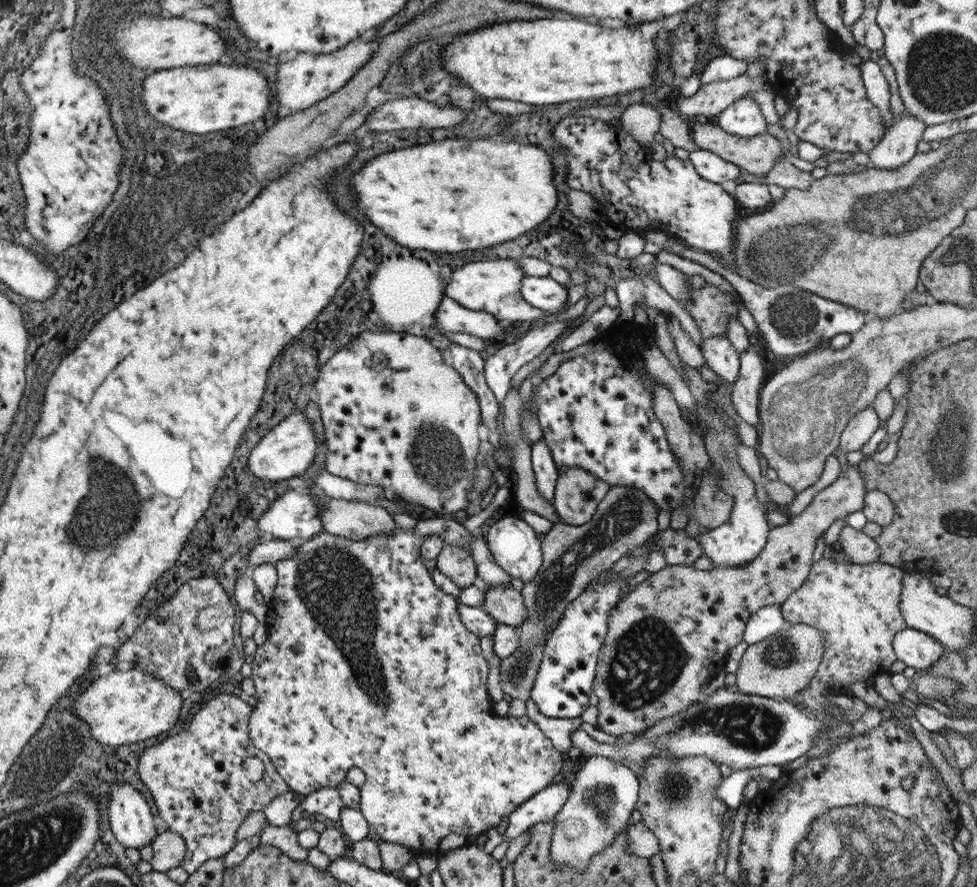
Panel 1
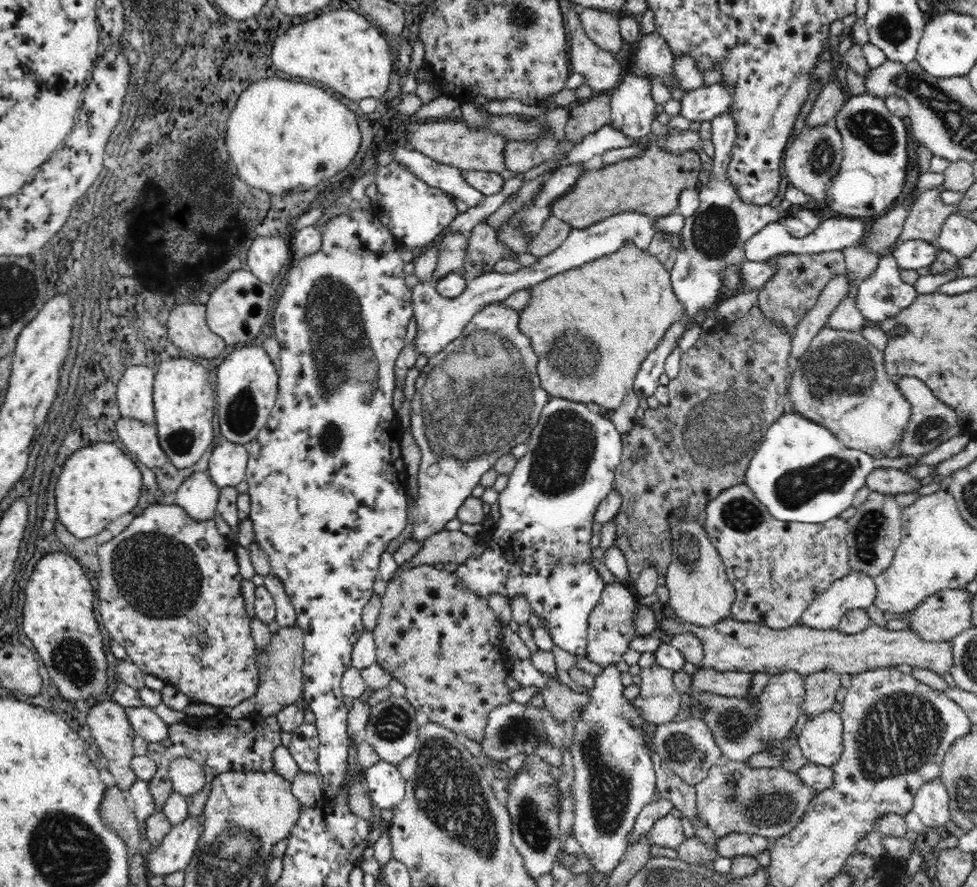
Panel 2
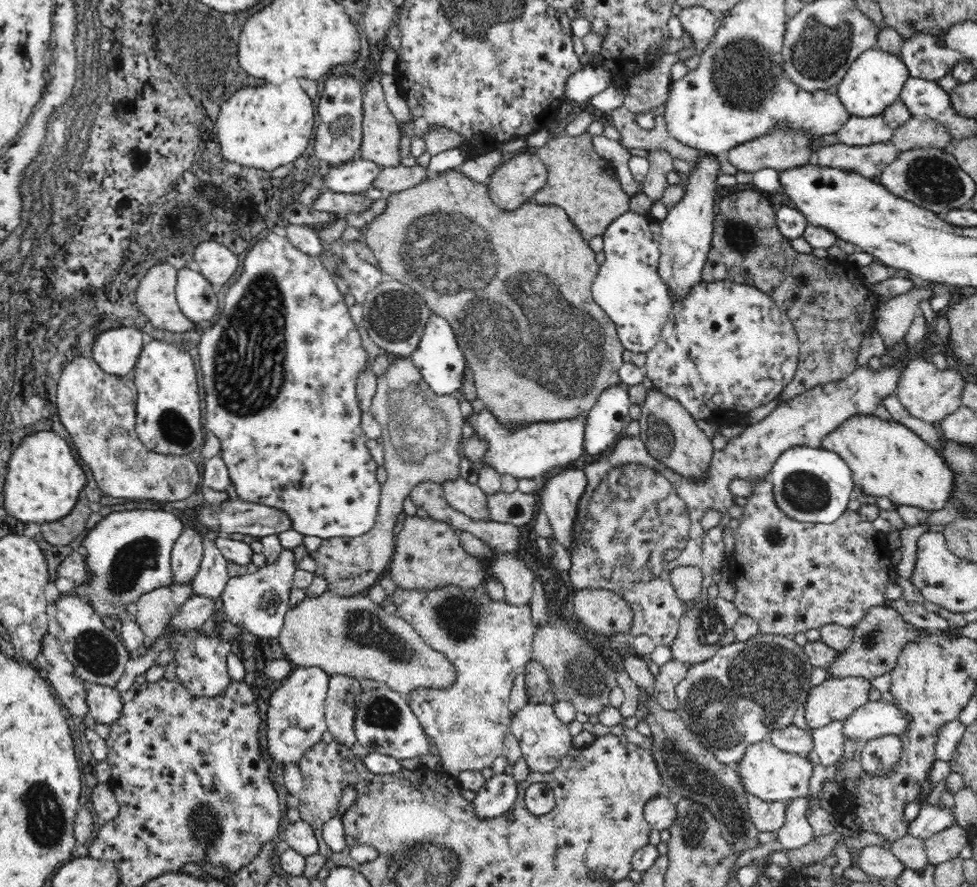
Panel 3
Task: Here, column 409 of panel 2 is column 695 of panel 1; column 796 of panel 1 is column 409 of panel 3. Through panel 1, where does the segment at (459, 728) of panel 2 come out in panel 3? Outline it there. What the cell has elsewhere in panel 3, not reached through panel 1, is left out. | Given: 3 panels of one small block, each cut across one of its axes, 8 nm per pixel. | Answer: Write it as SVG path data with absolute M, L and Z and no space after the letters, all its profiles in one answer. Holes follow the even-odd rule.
M408 516L402 530L396 536L396 552L388 568L390 578L402 590L438 590L442 586L456 586L462 590L472 590L482 586L490 574L490 562L476 560L476 556L466 554L460 536L456 536L454 526L448 522Z

